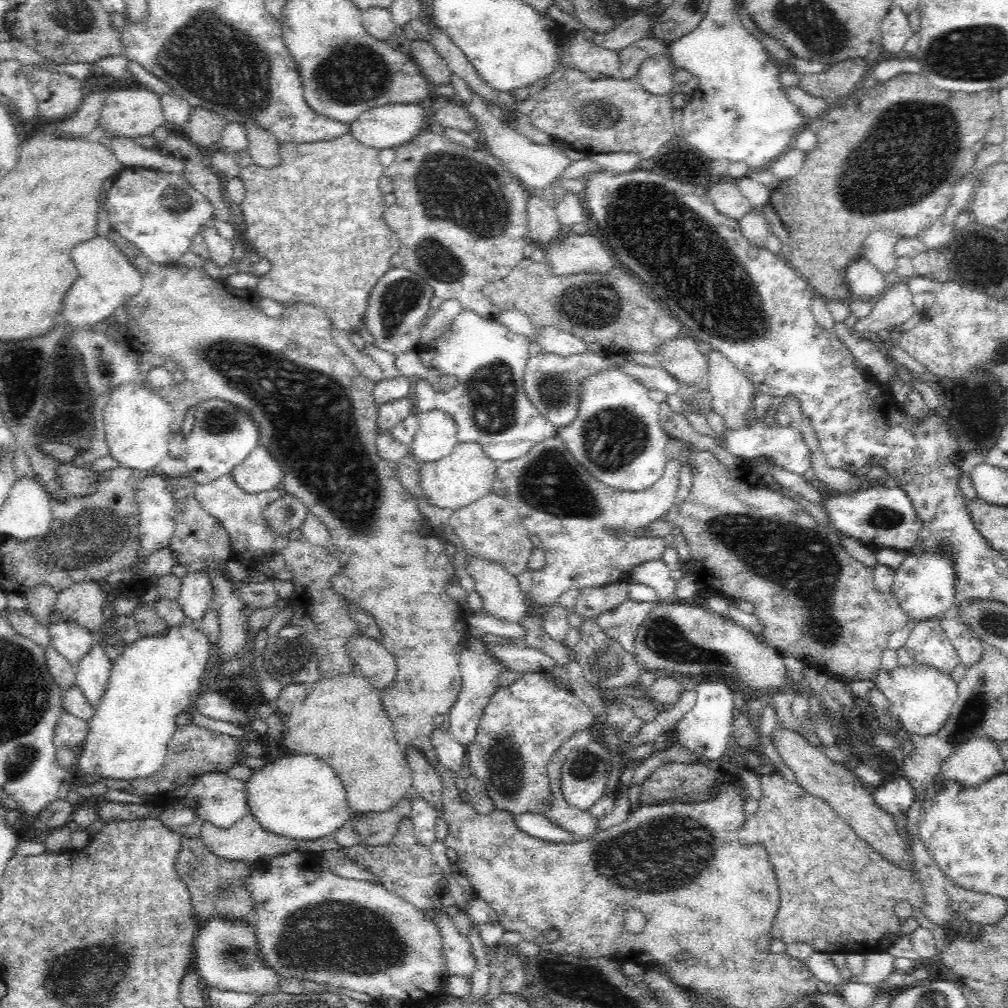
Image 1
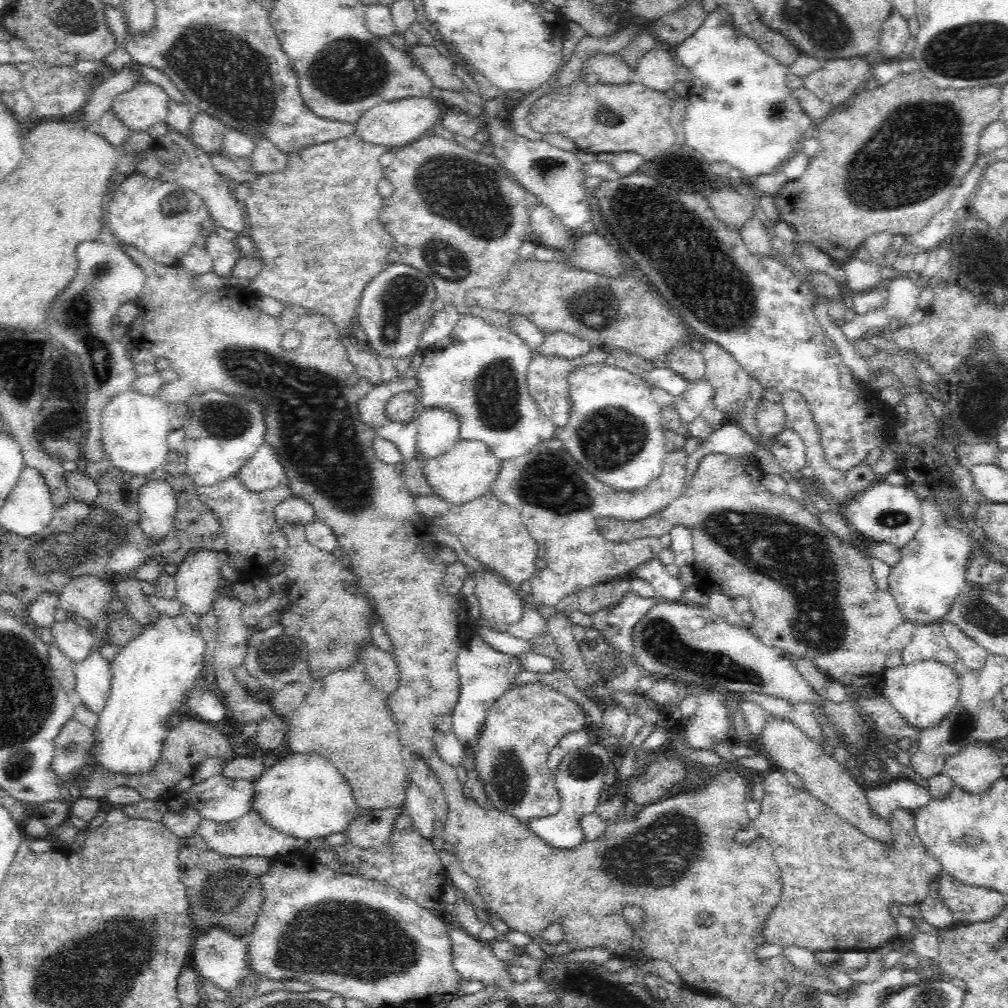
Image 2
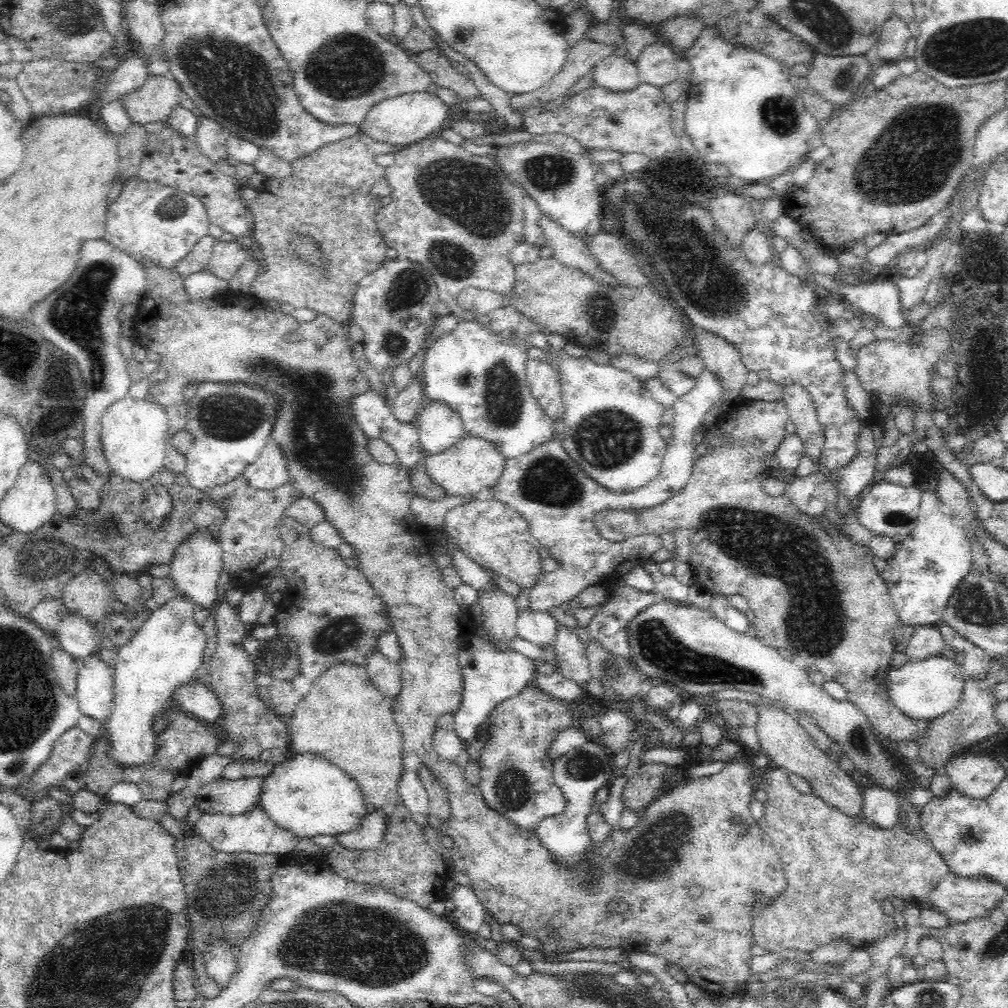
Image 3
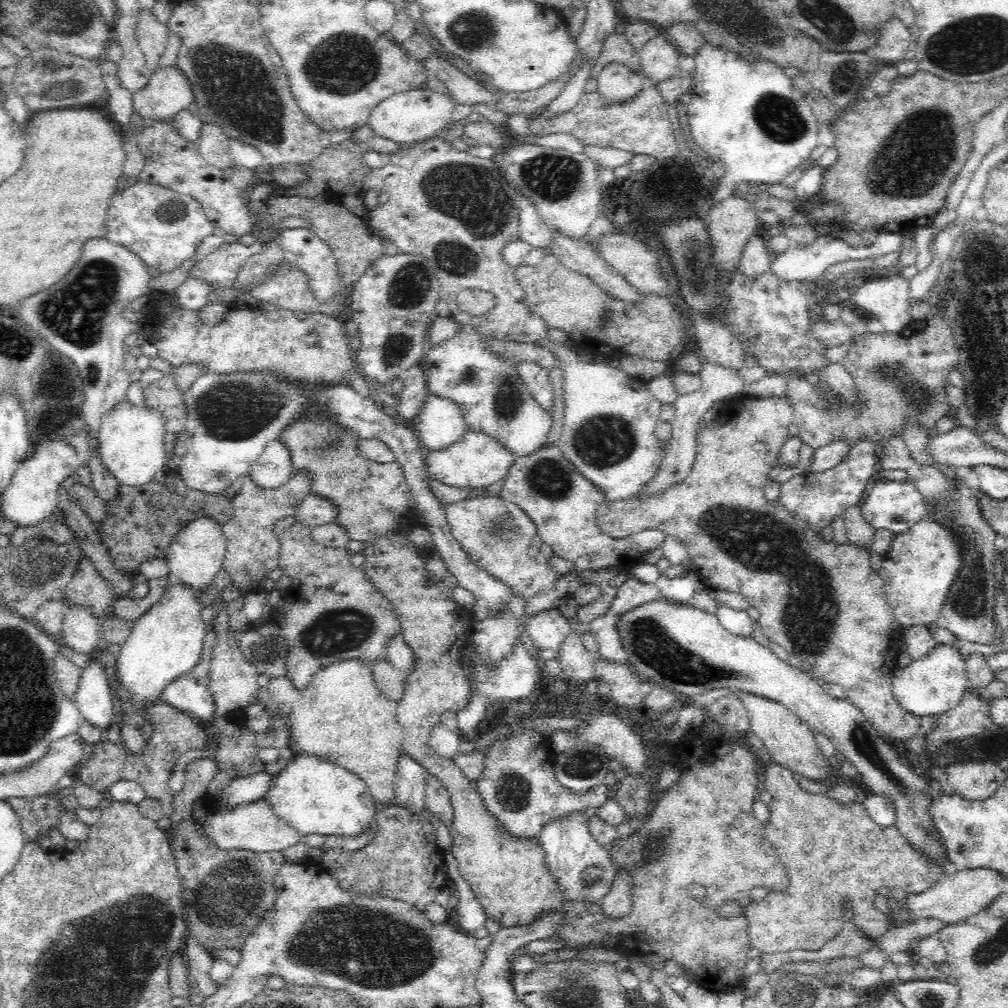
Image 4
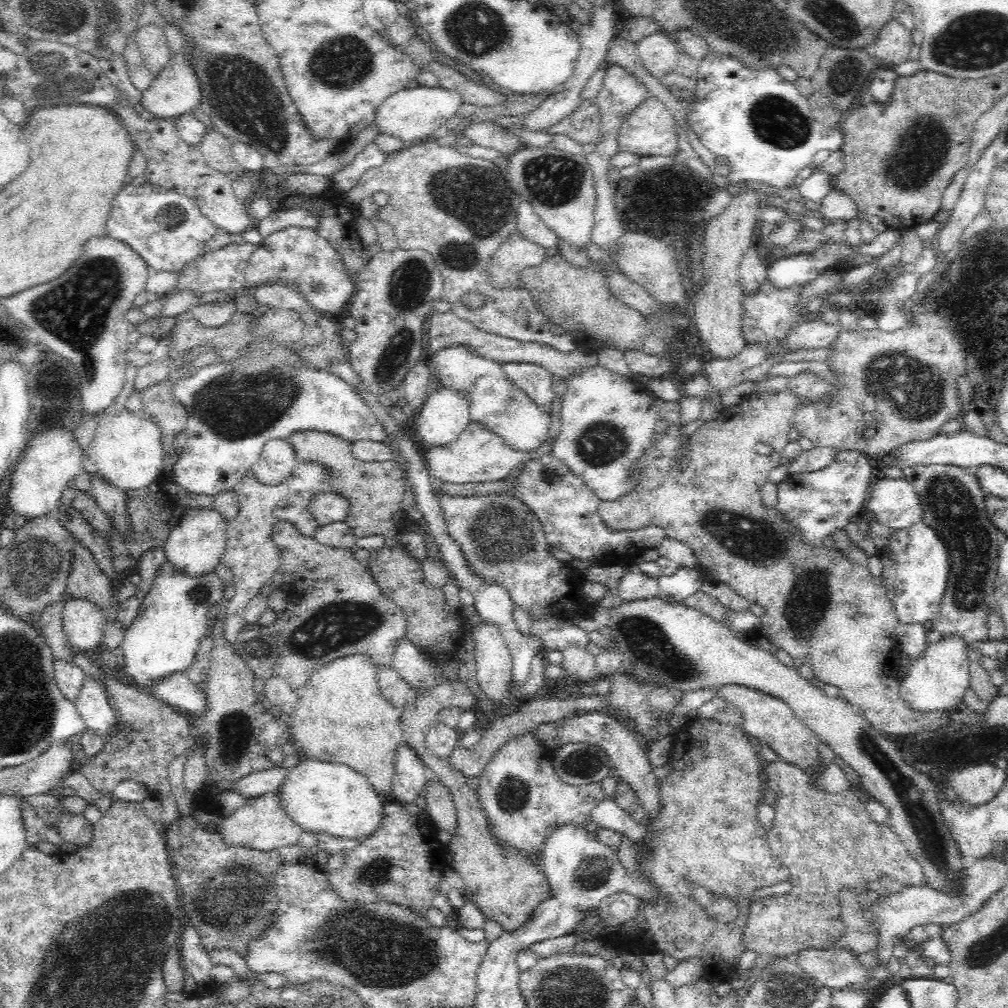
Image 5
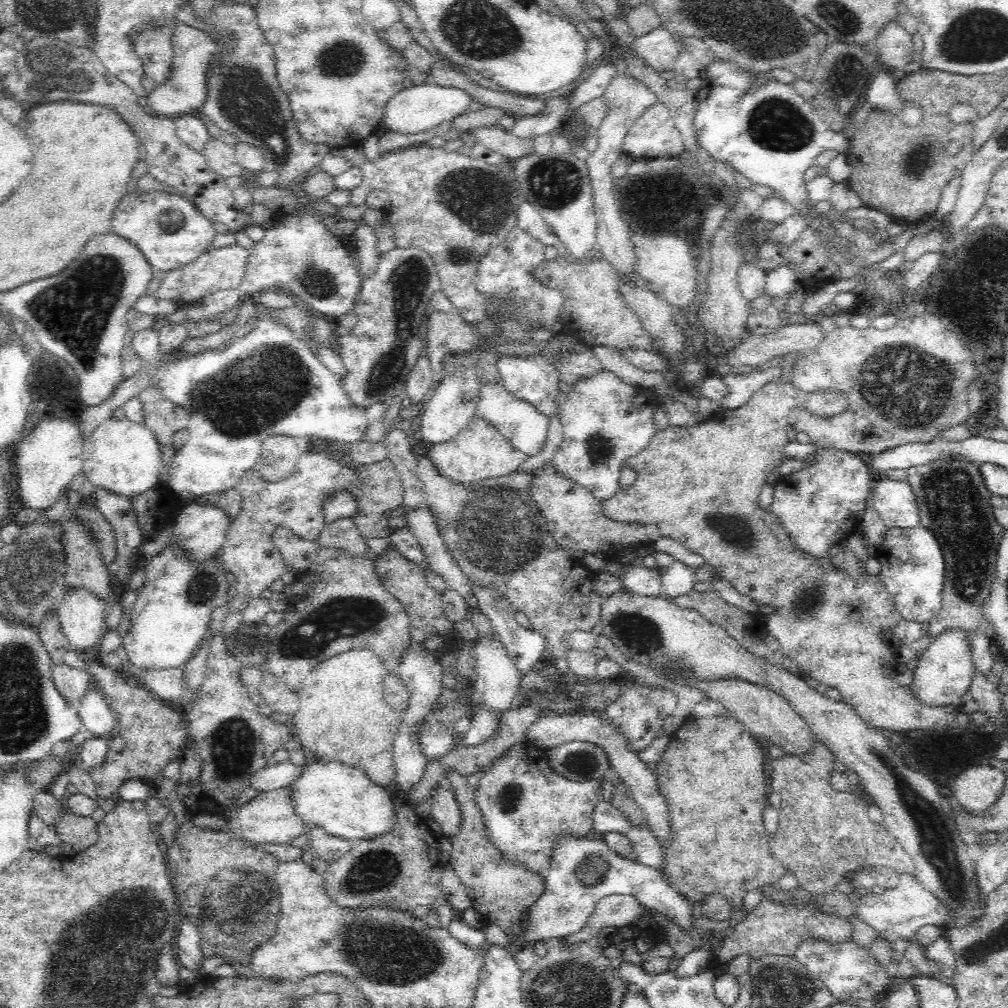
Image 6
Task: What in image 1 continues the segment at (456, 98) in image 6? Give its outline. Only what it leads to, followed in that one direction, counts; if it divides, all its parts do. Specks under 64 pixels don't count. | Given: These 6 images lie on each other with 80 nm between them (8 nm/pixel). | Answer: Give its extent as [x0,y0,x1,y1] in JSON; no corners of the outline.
[351,102,432,149]

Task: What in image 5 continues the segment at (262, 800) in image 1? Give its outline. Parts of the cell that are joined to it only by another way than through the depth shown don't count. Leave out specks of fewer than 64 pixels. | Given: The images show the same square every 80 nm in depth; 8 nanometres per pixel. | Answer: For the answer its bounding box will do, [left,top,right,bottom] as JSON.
[278,758,390,842]

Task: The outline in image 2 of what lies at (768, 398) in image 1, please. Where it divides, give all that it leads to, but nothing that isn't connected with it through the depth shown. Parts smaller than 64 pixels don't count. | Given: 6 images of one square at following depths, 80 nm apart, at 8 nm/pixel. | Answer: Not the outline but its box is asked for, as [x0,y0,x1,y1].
[686,424,806,480]

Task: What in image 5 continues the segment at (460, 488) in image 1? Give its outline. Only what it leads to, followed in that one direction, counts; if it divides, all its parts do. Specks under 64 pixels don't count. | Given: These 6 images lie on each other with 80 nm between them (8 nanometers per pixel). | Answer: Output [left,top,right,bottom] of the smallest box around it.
[424,421,534,484]

